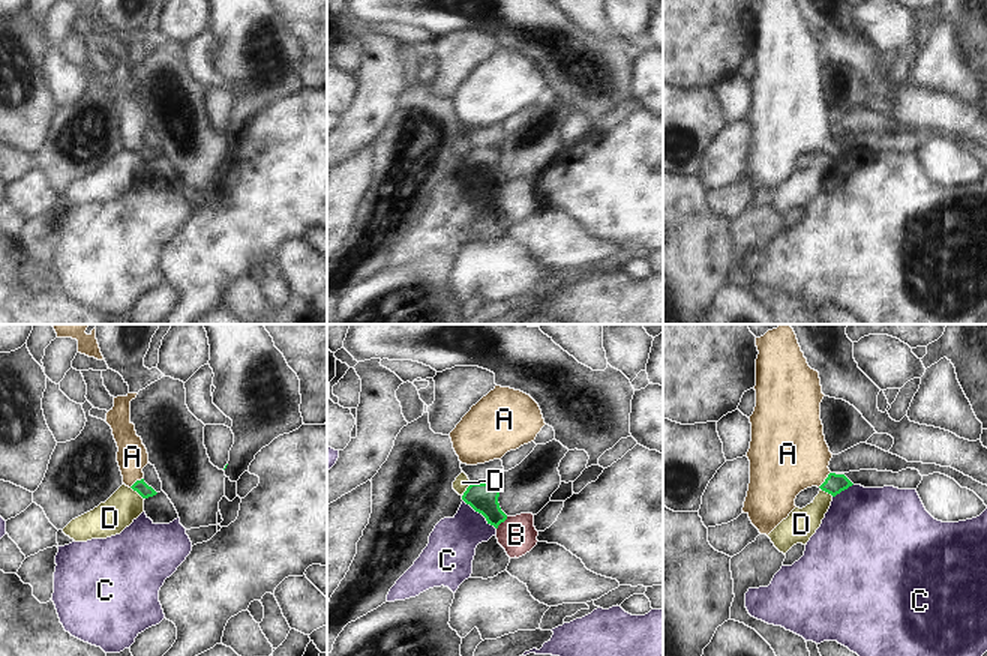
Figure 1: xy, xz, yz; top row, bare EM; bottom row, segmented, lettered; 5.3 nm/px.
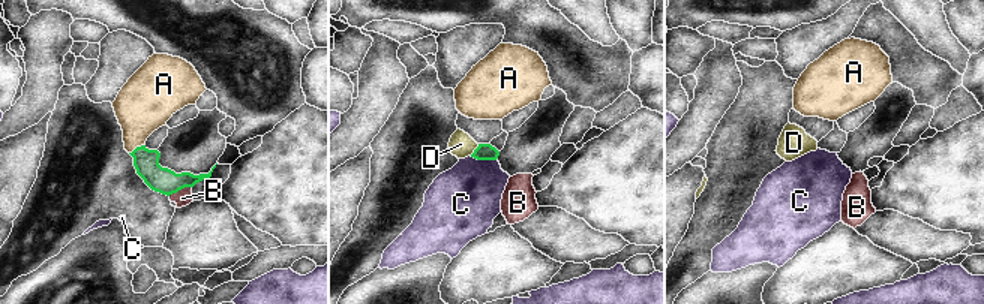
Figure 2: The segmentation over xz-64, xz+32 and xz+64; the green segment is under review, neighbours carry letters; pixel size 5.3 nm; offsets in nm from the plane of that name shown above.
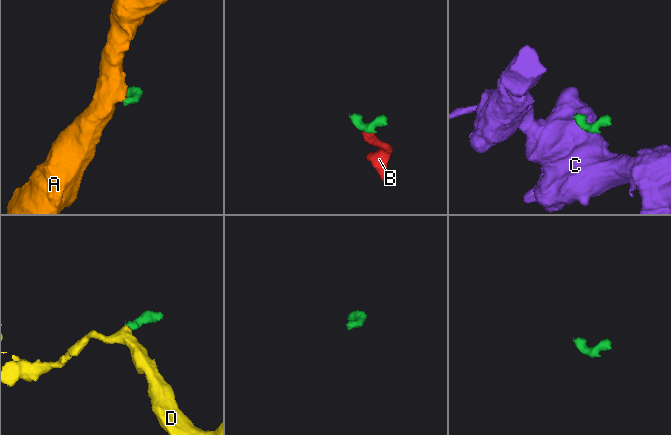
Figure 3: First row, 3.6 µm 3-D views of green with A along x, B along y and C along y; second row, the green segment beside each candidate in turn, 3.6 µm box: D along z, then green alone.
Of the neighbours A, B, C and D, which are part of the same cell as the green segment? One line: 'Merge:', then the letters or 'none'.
Merge: A

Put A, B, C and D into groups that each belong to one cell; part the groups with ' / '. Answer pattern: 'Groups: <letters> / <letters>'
Groups: A / B / C / D.

